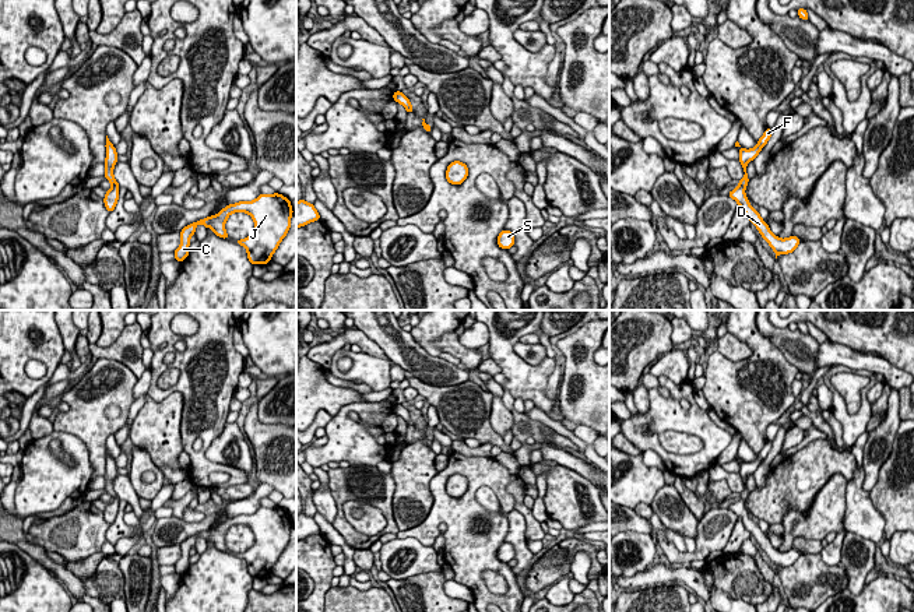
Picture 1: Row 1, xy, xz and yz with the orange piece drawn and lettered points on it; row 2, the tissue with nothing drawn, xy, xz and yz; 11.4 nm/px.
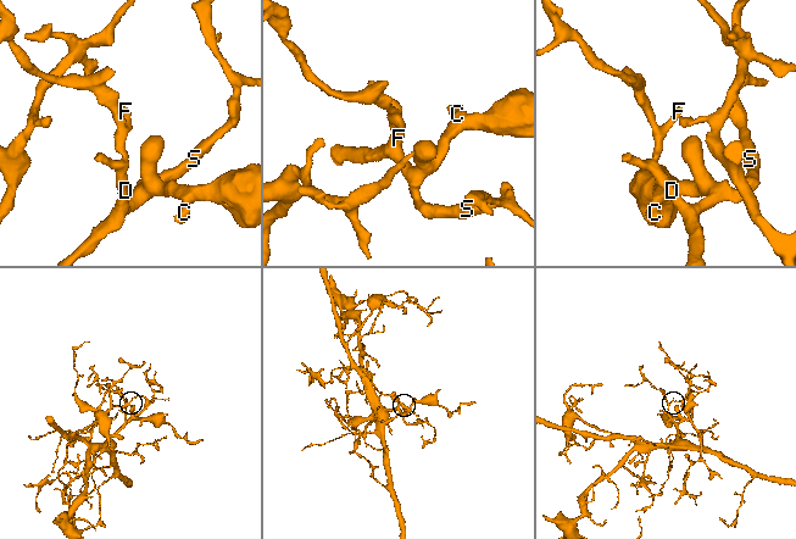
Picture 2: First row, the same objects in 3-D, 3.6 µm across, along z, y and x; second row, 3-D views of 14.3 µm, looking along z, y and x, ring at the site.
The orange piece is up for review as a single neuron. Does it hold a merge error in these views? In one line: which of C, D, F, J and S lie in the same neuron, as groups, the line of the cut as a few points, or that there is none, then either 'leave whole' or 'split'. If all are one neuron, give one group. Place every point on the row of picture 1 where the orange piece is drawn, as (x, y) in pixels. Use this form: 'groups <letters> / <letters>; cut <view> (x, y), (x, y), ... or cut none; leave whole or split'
groups C D F J S; cut none; leave whole

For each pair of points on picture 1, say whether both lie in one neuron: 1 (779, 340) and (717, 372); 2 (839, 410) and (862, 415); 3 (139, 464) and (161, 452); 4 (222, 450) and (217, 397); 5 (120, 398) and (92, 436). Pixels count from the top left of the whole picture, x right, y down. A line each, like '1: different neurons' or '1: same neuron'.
1: different neurons
2: same neuron
3: different neurons
4: different neurons
5: same neuron

